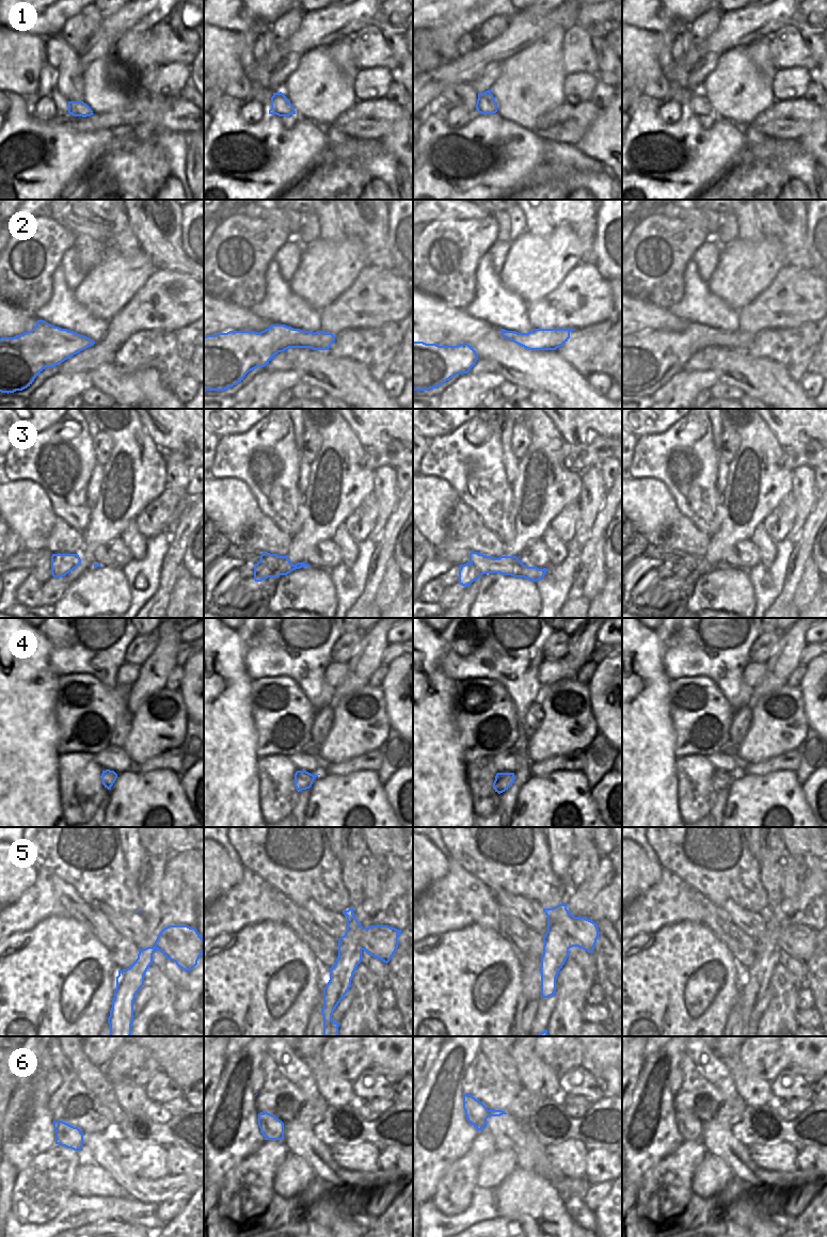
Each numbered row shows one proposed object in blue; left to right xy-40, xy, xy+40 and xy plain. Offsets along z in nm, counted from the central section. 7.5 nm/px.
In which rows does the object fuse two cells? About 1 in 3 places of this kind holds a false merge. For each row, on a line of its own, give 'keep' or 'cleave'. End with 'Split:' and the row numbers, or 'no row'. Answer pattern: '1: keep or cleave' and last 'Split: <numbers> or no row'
1: keep
2: keep
3: cleave
4: keep
5: cleave
6: cleave
Split: 3, 5, 6

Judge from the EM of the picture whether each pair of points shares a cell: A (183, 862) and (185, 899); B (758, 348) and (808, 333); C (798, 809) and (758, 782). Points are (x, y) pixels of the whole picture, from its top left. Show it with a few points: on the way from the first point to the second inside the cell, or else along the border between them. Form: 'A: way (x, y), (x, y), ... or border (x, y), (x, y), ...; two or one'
A: border (183, 884), (192, 890); two
B: way (770, 344), (795, 343); one
C: way (789, 808), (778, 803), (767, 792); one

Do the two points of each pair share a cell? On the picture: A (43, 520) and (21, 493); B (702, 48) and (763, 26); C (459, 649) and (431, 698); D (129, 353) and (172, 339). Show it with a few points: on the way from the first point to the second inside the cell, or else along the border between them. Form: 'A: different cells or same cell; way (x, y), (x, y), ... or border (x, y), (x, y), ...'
A: same cell; way (36, 513), (22, 500)
B: same cell; way (717, 42), (720, 42), (736, 28), (748, 26)
C: different cells; border (442, 649), (440, 668), (456, 681)
D: same cell; way (140, 351), (143, 349), (161, 349)

